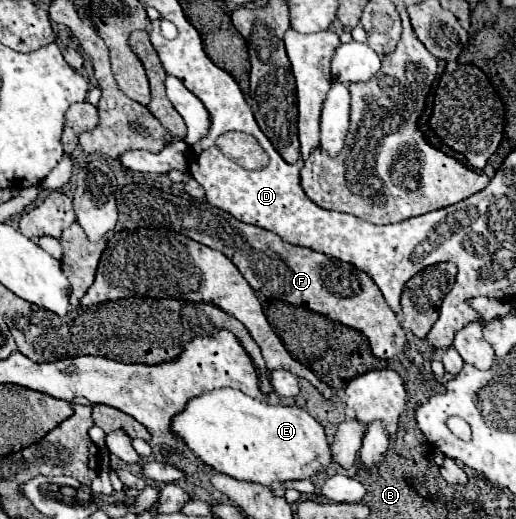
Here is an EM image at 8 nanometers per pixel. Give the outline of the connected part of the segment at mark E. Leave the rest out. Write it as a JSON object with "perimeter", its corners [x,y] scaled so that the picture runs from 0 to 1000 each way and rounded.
{"perimeter":[[[421,750],[370,769],[355,796],[339,800],[331,830],[417,908],[506,934],[599,923],[641,892],[634,834],[591,788],[521,780],[459,750]]]}

